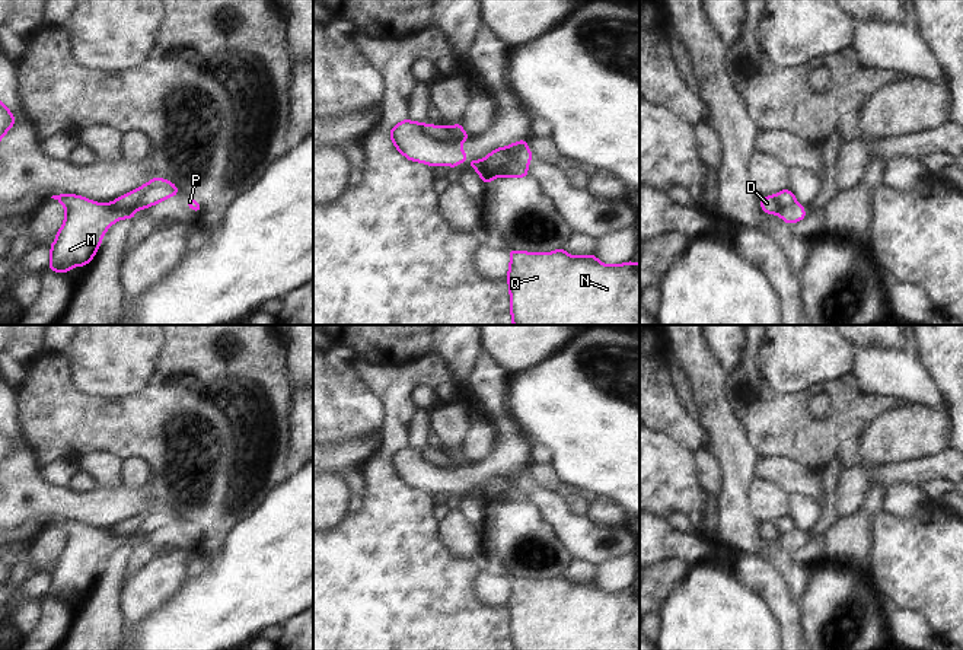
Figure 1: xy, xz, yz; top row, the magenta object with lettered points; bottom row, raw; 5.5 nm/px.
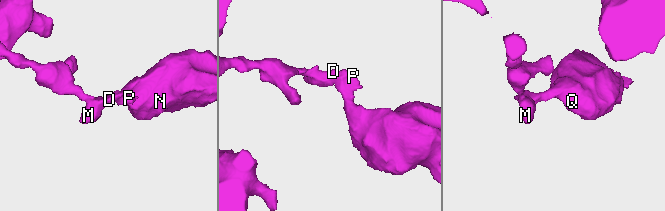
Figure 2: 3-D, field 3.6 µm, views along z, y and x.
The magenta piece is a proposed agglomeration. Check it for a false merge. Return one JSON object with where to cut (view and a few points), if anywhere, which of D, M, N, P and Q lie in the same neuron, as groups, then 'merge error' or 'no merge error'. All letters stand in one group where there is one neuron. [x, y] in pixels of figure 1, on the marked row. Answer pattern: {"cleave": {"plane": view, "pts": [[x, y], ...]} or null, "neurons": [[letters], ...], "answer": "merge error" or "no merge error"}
{"cleave": {"plane": "xz", "pts": [[424, 130], [434, 139], [461, 142]]}, "neurons": [["D", "N", "P", "Q"], ["M"]], "answer": "merge error"}

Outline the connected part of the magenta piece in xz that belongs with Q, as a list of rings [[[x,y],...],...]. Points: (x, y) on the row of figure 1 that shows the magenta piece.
[[[562,248],[549,254],[508,249],[510,313],[513,325],[640,325],[640,264],[605,265],[593,254],[571,257]]]

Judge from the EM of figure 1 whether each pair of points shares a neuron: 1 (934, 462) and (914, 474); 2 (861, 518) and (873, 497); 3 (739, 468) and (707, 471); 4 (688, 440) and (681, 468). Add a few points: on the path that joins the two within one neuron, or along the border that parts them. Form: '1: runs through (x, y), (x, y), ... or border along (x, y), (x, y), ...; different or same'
1: runs through (930, 467), (918, 471); same
2: runs through (866, 513), (873, 502); same
3: border along (704, 445), (718, 464), (721, 472), (720, 494); different
4: border along (657, 430), (672, 436), (692, 452); different

